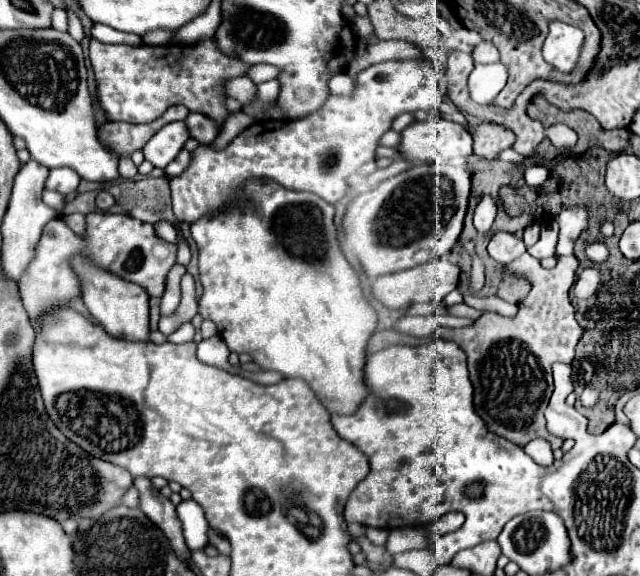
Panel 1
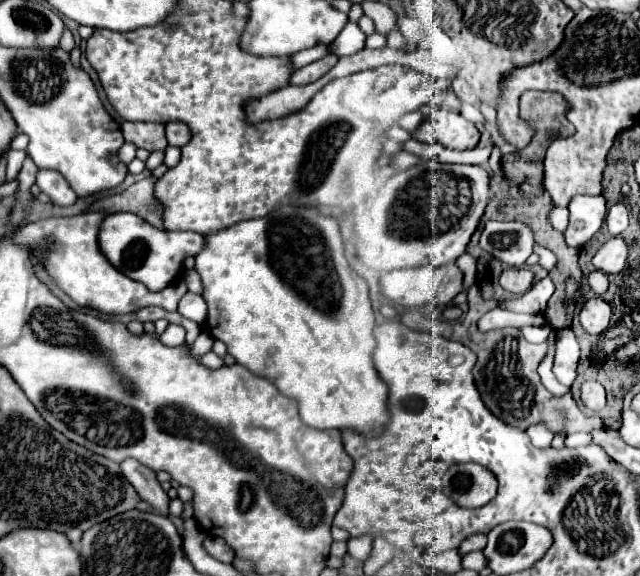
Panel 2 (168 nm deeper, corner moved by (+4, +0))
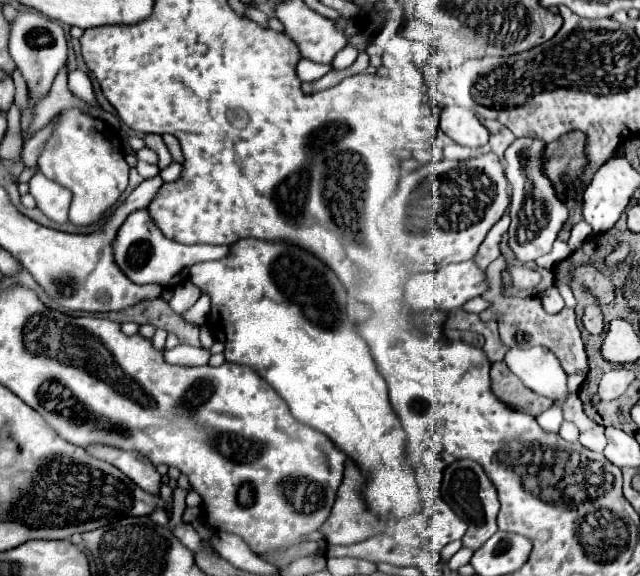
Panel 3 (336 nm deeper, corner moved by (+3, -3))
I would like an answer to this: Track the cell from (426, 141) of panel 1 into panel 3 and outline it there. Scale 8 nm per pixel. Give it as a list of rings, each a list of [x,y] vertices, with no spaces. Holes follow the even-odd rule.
[[[445,106],[441,112],[441,130],[461,146],[479,148],[487,144],[489,132],[479,122],[479,118],[465,108]]]

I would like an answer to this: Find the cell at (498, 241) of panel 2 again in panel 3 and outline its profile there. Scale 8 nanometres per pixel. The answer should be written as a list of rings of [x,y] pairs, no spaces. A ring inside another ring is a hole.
[[[517,138],[505,152],[505,176],[513,188],[513,202],[511,202],[511,226],[507,232],[507,246],[515,254],[519,262],[533,262],[539,256],[547,254],[551,250],[551,244],[557,240],[557,232],[567,220],[567,206],[557,200],[555,192],[551,192],[551,184],[547,184],[547,178],[543,172],[539,172],[539,156],[543,150],[543,142],[531,140],[531,138]]]

